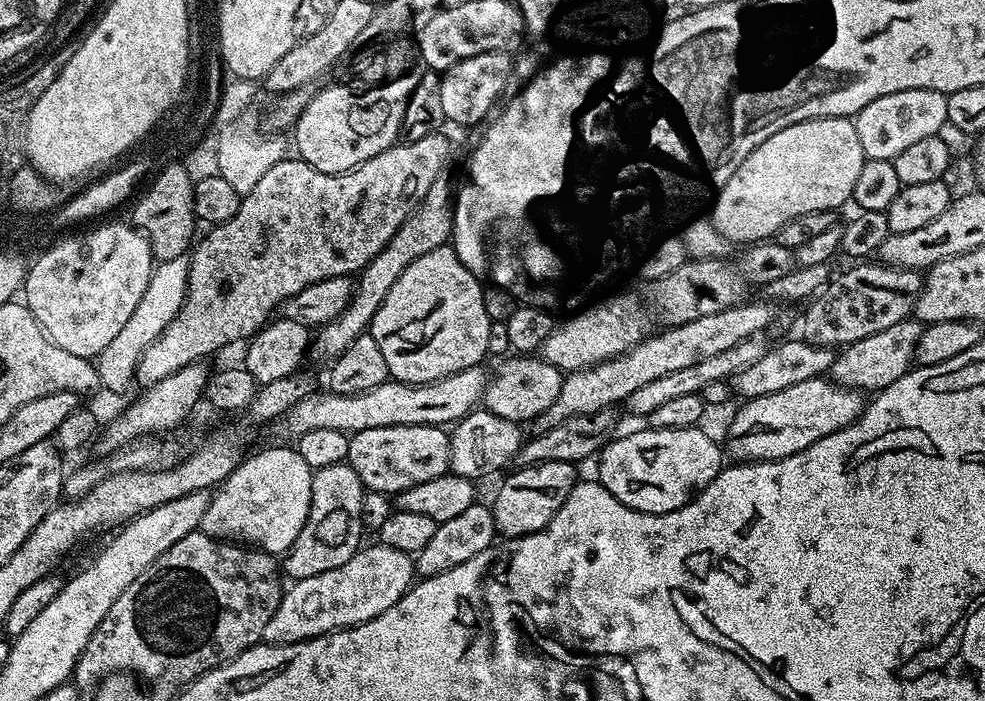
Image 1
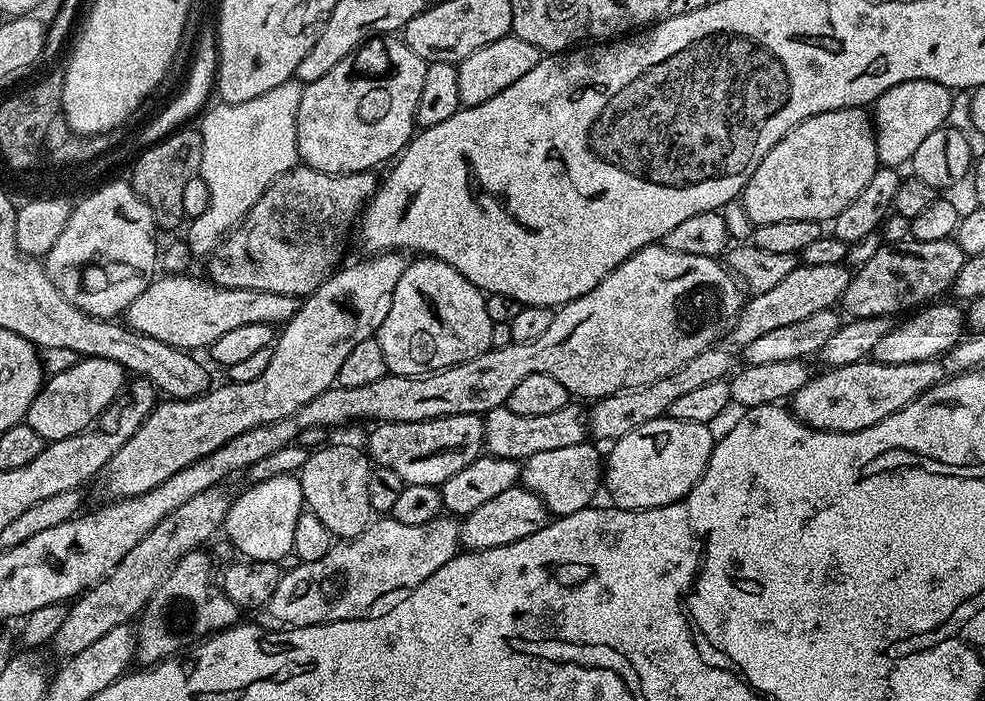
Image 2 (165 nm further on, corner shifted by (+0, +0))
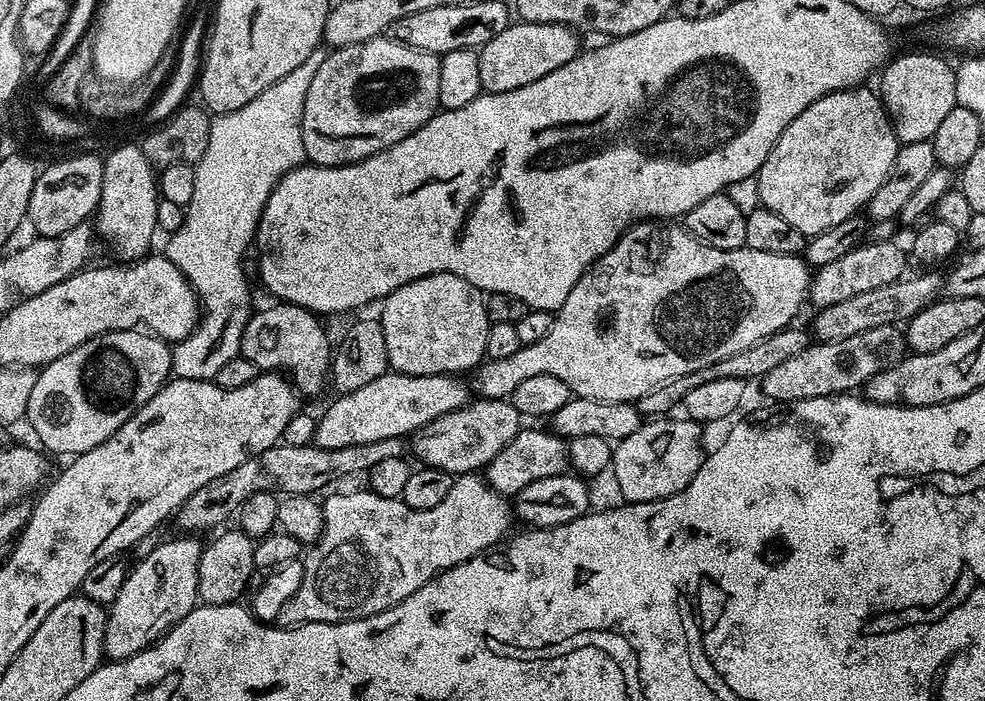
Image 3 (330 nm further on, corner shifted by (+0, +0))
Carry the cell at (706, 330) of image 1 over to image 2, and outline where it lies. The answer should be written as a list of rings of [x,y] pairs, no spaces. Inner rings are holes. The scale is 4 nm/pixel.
[[[801,263],[778,286],[773,286],[766,290],[766,294],[758,294],[745,299],[744,307],[740,309],[735,324],[730,329],[731,343],[736,346],[743,346],[754,342],[754,338],[759,338],[761,334],[768,333],[782,326],[791,326],[802,318],[807,318],[810,314],[818,314],[818,310],[836,308],[840,303],[842,294],[846,286],[852,281],[852,272],[844,264],[834,266],[810,266]]]

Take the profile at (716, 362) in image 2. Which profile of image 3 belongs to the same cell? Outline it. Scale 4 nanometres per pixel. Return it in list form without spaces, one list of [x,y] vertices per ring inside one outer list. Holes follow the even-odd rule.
[[[789,326],[754,342],[754,346],[746,346],[746,350],[738,350],[738,354],[730,354],[730,358],[722,358],[702,370],[694,370],[690,374],[682,374],[673,380],[667,380],[664,384],[659,384],[654,390],[650,390],[640,401],[638,407],[641,417],[644,418],[664,418],[669,415],[672,407],[683,405],[686,394],[690,390],[702,386],[702,382],[714,382],[714,378],[738,378],[745,382],[759,381],[762,376],[770,373],[777,365],[789,360],[794,355],[806,350],[810,345],[810,332],[804,328]]]

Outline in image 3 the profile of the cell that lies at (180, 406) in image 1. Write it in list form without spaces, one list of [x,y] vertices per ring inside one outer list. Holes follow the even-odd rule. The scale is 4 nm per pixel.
[[[272,302],[269,308],[261,312],[249,315],[246,319],[246,330],[242,330],[240,339],[240,355],[246,357],[258,370],[268,374],[291,374],[290,379],[299,395],[316,396],[323,390],[324,384],[329,383],[332,371],[332,354],[334,351],[333,341],[328,341],[328,332],[320,325],[321,317],[317,313],[303,308],[297,304],[286,304],[283,302]]]

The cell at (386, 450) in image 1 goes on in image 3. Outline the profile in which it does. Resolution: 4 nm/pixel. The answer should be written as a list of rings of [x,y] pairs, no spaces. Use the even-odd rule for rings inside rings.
[[[476,398],[413,432],[410,452],[420,459],[419,463],[425,468],[438,468],[453,474],[476,474],[487,468],[498,450],[514,439],[521,427],[520,411],[512,405],[511,399]]]

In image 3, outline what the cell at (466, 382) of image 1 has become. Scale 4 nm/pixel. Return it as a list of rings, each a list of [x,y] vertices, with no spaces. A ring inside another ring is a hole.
[[[671,219],[641,220],[633,224],[606,255],[601,256],[587,272],[584,272],[582,278],[578,278],[574,290],[570,290],[570,294],[566,294],[566,302],[556,309],[546,338],[538,338],[538,342],[521,346],[508,358],[485,359],[475,369],[476,388],[474,384],[474,392],[477,397],[485,400],[506,400],[514,394],[514,390],[525,378],[535,378],[537,374],[550,374],[552,377],[566,382],[573,397],[581,396],[602,402],[626,402],[627,404],[638,402],[646,393],[654,390],[659,384],[664,384],[667,380],[673,380],[682,374],[690,374],[694,370],[702,370],[722,358],[730,358],[730,354],[738,354],[738,350],[746,350],[746,346],[754,346],[754,342],[789,327],[795,321],[792,319],[799,314],[800,307],[806,304],[808,288],[811,284],[812,272],[809,265],[800,256],[766,254],[766,250],[754,250],[747,246],[734,250],[722,250],[694,238],[694,234],[690,234],[683,223],[673,222]]]

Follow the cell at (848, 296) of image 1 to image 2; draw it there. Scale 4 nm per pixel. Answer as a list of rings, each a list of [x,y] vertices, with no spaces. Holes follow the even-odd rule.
[[[909,238],[897,244],[881,243],[878,254],[852,272],[852,281],[846,286],[839,307],[845,317],[854,320],[879,316],[899,317],[903,308],[916,310],[943,297],[940,295],[955,285],[958,270],[962,270],[965,259],[964,252],[952,238],[938,242]]]

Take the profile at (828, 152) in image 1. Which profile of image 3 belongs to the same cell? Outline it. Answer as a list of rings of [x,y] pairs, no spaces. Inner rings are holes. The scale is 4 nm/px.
[[[857,86],[826,94],[818,98],[818,102],[806,106],[806,110],[802,110],[802,114],[798,114],[798,118],[794,118],[786,130],[782,130],[778,142],[756,176],[760,203],[774,210],[774,214],[786,218],[790,226],[802,230],[804,237],[822,234],[822,230],[830,230],[830,226],[838,226],[838,222],[867,209],[878,186],[882,186],[891,176],[900,146],[888,121],[888,111],[873,89],[871,92],[868,86]]]

